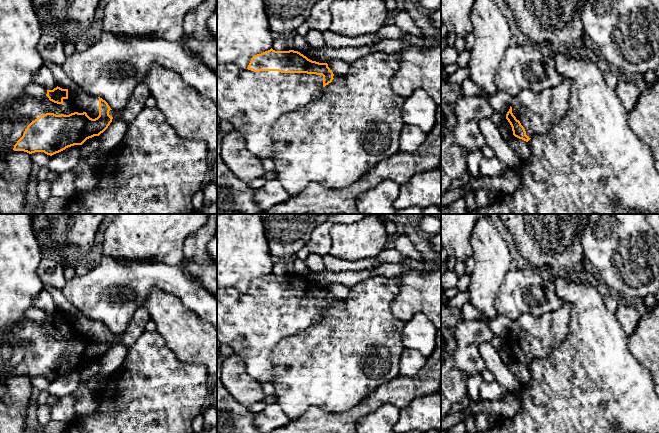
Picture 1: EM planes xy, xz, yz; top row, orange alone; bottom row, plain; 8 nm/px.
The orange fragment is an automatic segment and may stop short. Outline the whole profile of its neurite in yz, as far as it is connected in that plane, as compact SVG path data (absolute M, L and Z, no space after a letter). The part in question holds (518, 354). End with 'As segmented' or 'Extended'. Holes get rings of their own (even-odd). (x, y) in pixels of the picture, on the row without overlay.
M564 303L555 311L540 316L524 313L512 321L506 338L513 359L528 366L536 359L546 358L567 337L571 305Z. Extended

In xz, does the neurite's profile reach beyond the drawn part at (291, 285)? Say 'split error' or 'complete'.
split error

